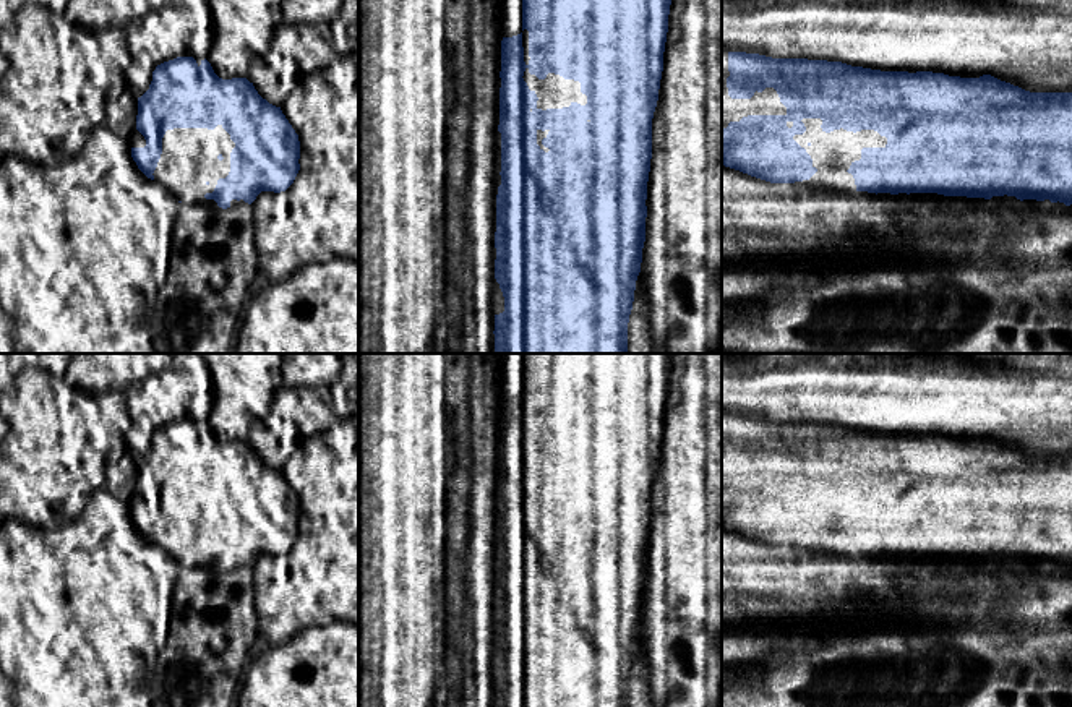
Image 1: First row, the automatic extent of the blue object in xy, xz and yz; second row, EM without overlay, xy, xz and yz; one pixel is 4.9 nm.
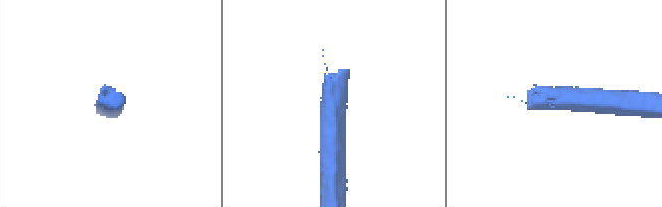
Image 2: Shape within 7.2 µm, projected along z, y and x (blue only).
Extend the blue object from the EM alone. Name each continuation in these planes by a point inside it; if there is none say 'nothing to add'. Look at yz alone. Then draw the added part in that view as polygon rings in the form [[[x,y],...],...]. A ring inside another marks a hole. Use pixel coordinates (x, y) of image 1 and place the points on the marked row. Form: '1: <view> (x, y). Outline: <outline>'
1: yz (832, 153). Outline: [[[803,118],[801,122],[806,131],[795,135],[793,139],[806,149],[817,172],[809,180],[795,182],[795,185],[856,191],[855,178],[847,170],[861,159],[863,148],[885,148],[887,138],[874,130],[853,133],[840,128],[825,133],[821,128],[821,118]]]

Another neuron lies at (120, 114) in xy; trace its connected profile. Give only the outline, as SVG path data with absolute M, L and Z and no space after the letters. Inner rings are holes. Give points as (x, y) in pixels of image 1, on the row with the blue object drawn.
M126 89L120 97L112 99L105 107L104 125L120 138L130 138L136 128L138 97Z

